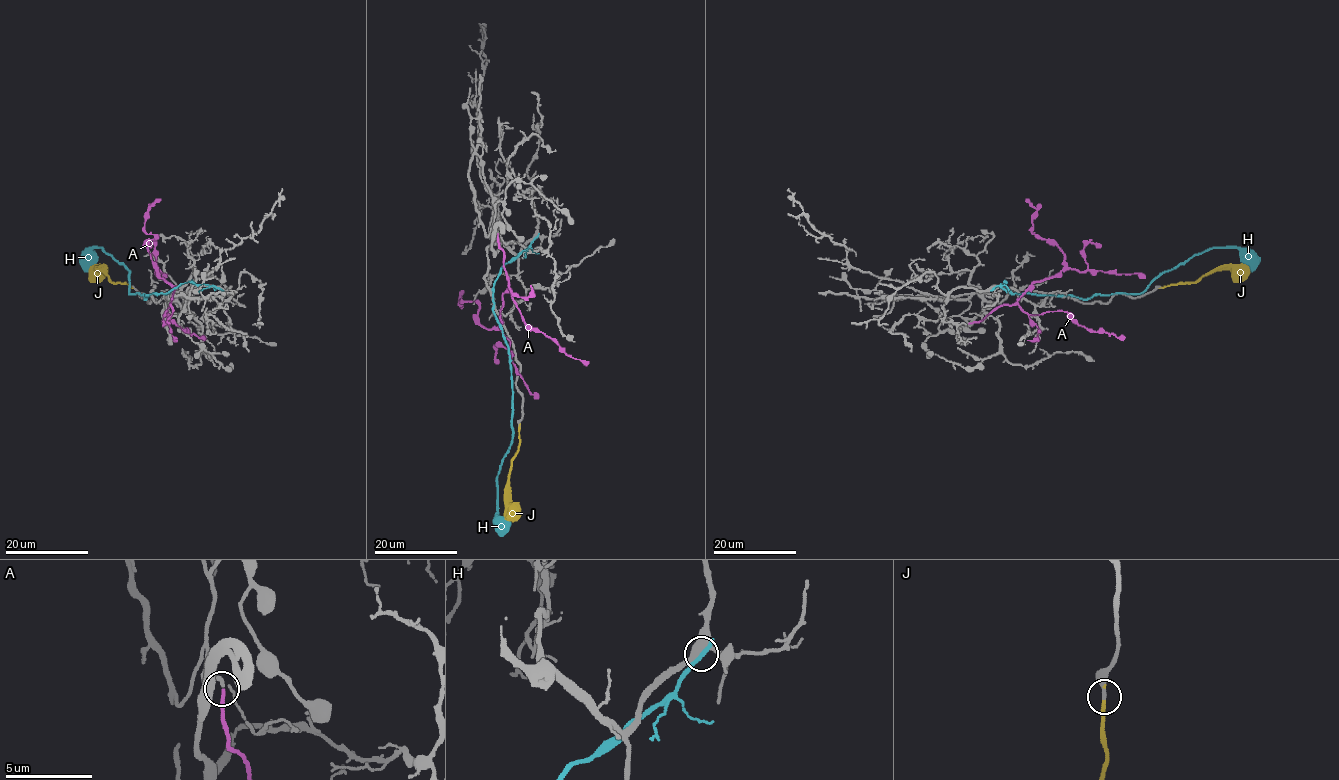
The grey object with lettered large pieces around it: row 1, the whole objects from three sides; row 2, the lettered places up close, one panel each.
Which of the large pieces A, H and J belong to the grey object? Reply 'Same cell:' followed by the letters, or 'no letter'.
Same cell: A, J

